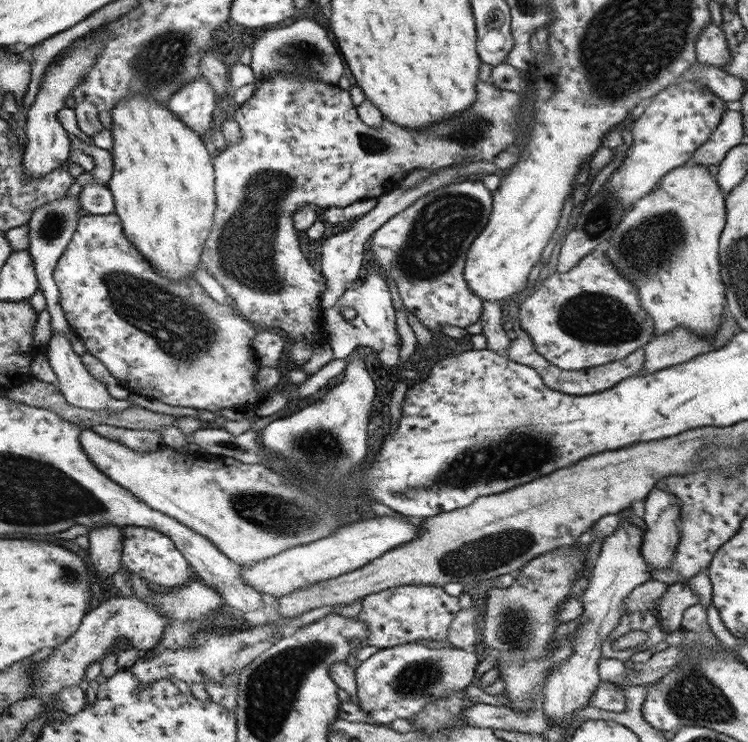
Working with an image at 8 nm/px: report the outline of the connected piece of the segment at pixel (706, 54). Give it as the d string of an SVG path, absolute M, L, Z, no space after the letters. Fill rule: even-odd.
M714 21L708 23L696 41L696 58L698 62L724 68L732 59L725 32Z

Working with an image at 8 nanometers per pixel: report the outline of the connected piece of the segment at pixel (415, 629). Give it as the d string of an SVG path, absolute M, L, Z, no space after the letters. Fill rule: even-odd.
M410 584L377 591L362 600L362 610L355 616L367 627L361 646L386 649L413 641L446 641L454 617L461 610L458 597L447 594L440 585Z

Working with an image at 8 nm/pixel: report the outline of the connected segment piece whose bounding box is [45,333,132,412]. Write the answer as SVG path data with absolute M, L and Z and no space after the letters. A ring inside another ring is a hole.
M51 333L51 337L45 341L45 354L50 360L50 366L57 376L56 385L62 396L72 405L88 410L110 410L122 412L132 405L129 400L118 400L110 396L106 386L92 377L83 364L83 359L72 350L70 340L64 333Z

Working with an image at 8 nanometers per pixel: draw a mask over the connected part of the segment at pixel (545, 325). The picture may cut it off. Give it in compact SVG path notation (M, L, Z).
M599 248L582 258L568 272L556 271L540 280L534 291L520 303L518 322L520 328L530 336L534 350L544 356L549 364L561 370L581 370L623 360L636 349L646 346L656 336L652 318L646 314L644 308L640 308L642 306L636 286L614 268L606 252Z

